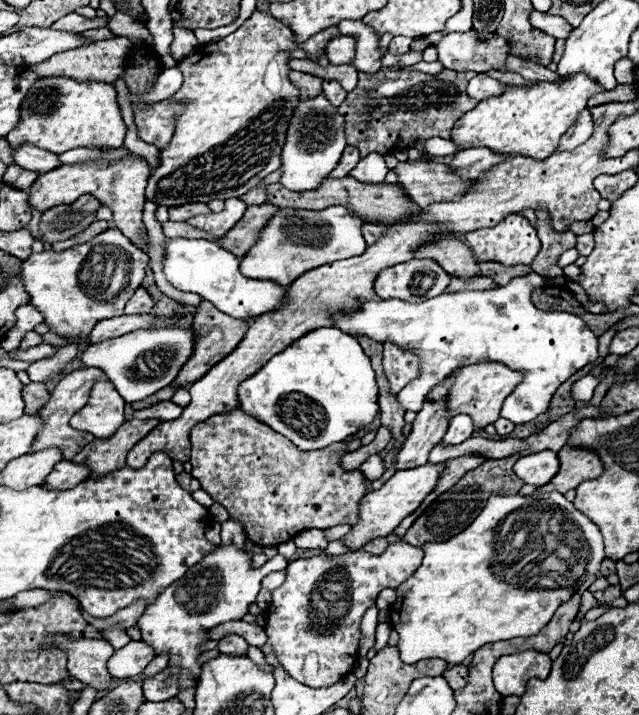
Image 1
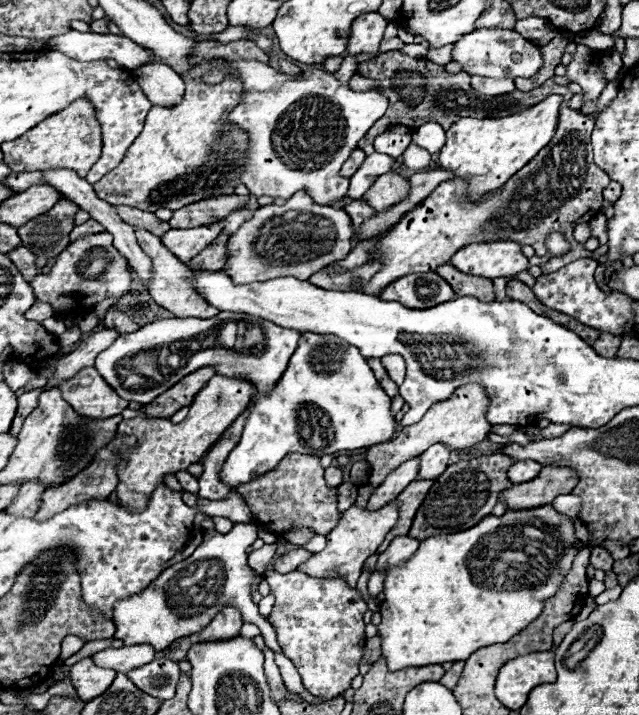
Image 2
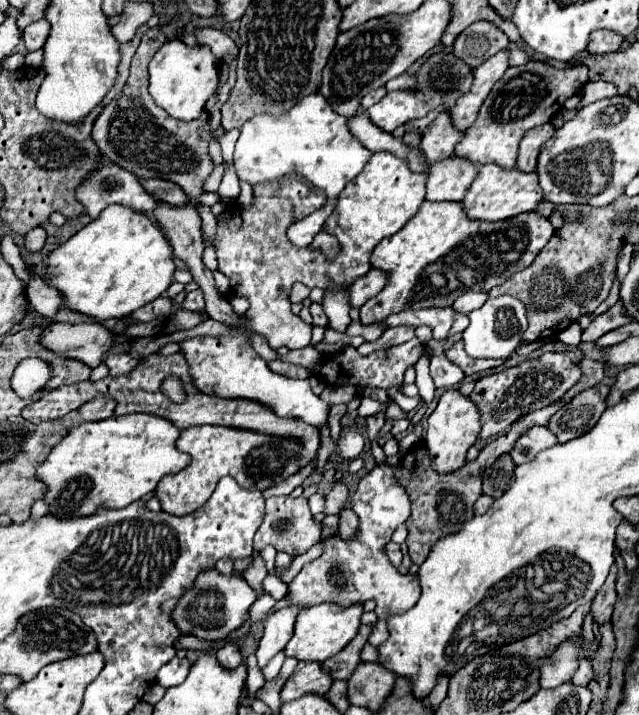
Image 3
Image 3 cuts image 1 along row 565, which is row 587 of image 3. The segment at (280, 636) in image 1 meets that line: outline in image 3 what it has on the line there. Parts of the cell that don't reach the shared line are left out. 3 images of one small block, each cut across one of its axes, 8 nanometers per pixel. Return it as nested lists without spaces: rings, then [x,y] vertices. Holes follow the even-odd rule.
[[[386,464],[376,466],[368,476],[362,478],[358,490],[352,496],[352,510],[360,518],[358,536],[350,542],[338,536],[330,538],[324,554],[318,560],[306,564],[288,584],[288,598],[292,604],[300,606],[314,606],[322,602],[338,602],[340,606],[350,606],[356,600],[374,598],[378,604],[378,620],[388,620],[392,614],[408,612],[420,598],[420,578],[414,574],[402,574],[384,556],[382,550],[384,544],[390,542],[392,532],[410,516],[410,500]]]

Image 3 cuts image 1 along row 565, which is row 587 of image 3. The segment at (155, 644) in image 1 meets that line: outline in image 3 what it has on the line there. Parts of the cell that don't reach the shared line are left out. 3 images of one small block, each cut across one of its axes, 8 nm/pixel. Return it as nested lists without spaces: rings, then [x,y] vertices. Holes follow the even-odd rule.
[[[204,572],[200,580],[196,580],[196,588],[180,598],[172,620],[182,634],[192,634],[204,640],[222,640],[232,630],[240,628],[248,620],[248,610],[256,600],[256,592],[248,586],[242,576],[220,576],[220,572]],[[268,574],[268,576],[264,578],[264,588],[266,588],[277,601],[282,599],[286,595],[286,592],[288,592],[288,586],[286,586],[280,578],[276,578],[276,576],[272,576],[272,574]]]

